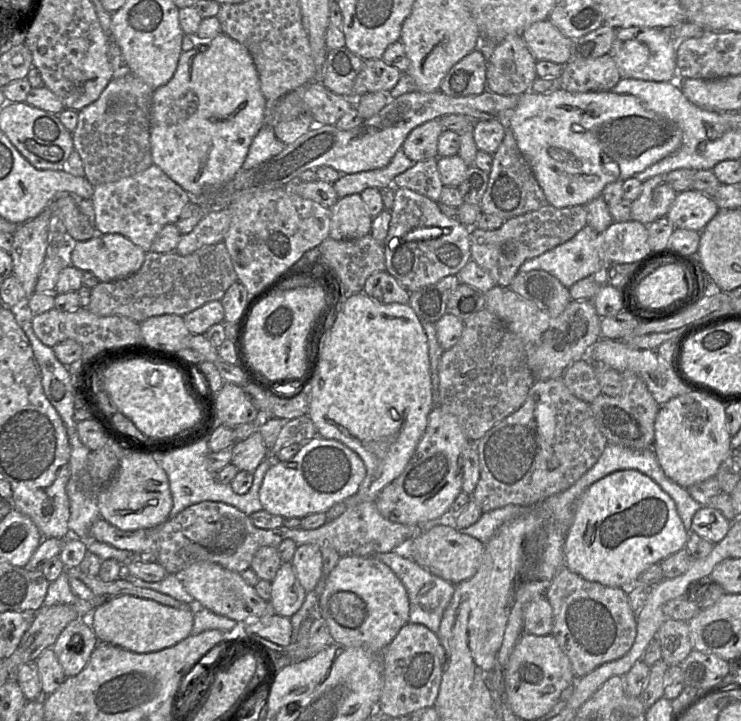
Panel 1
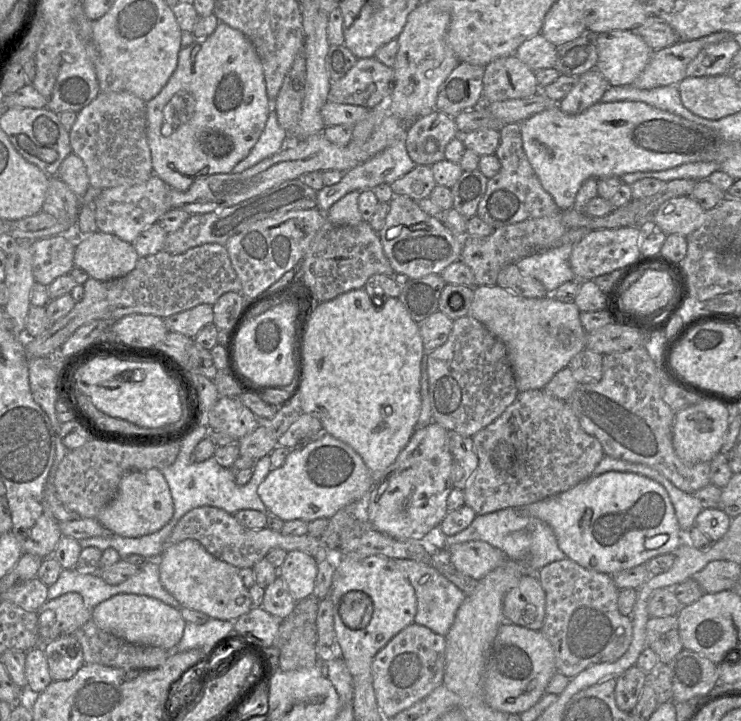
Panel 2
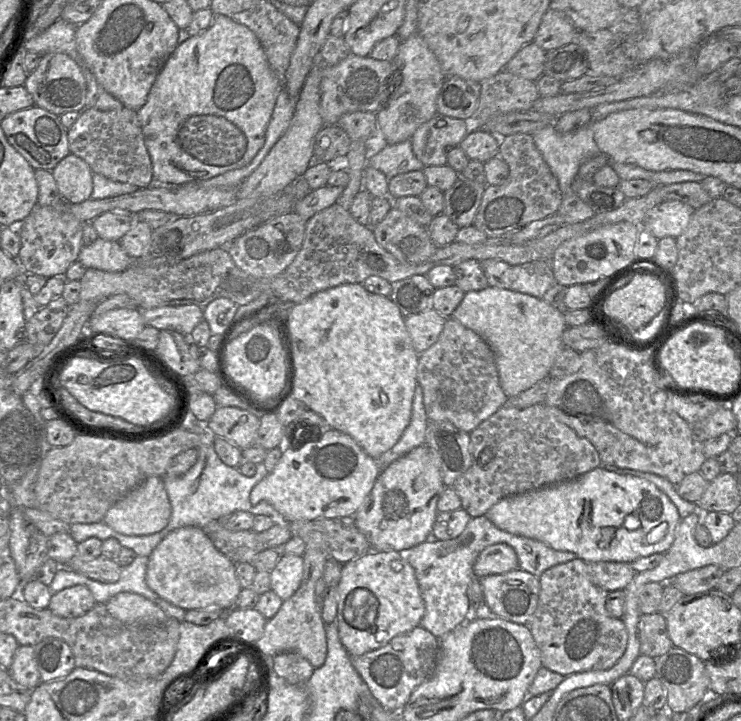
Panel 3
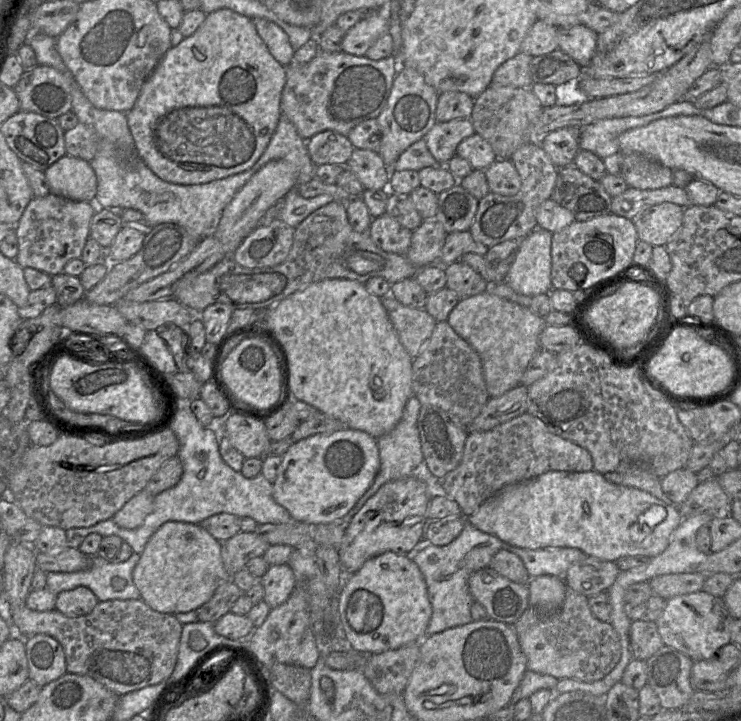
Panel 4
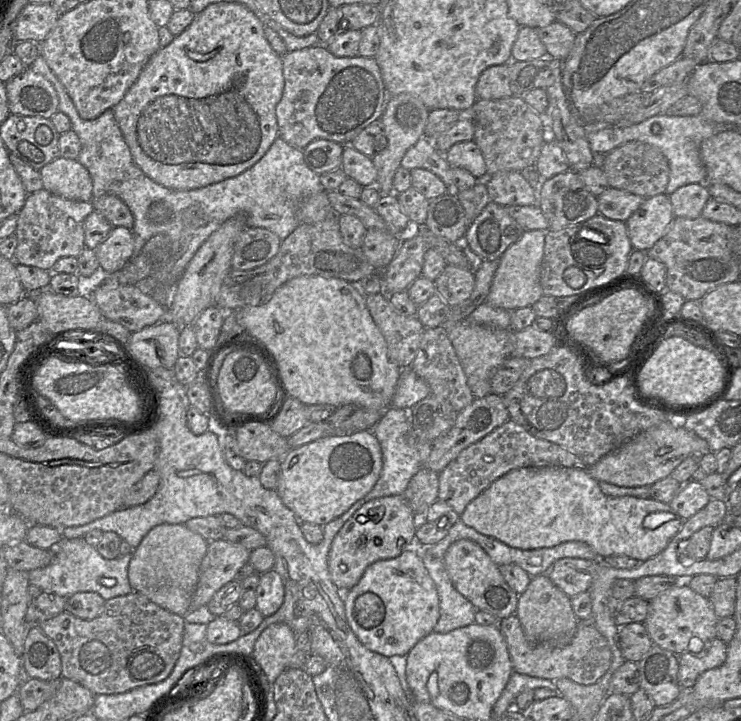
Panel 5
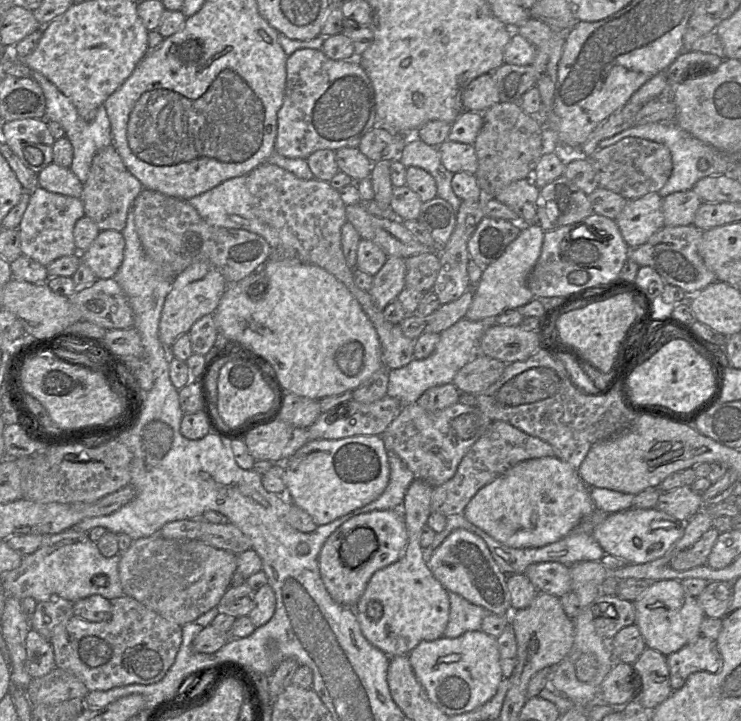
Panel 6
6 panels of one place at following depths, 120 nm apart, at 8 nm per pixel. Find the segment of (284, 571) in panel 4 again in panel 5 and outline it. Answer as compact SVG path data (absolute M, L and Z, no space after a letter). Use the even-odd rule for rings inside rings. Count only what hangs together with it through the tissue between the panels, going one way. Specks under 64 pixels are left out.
M271 569L260 575L256 588L256 609L264 616L272 616L283 604L285 590L281 576Z

